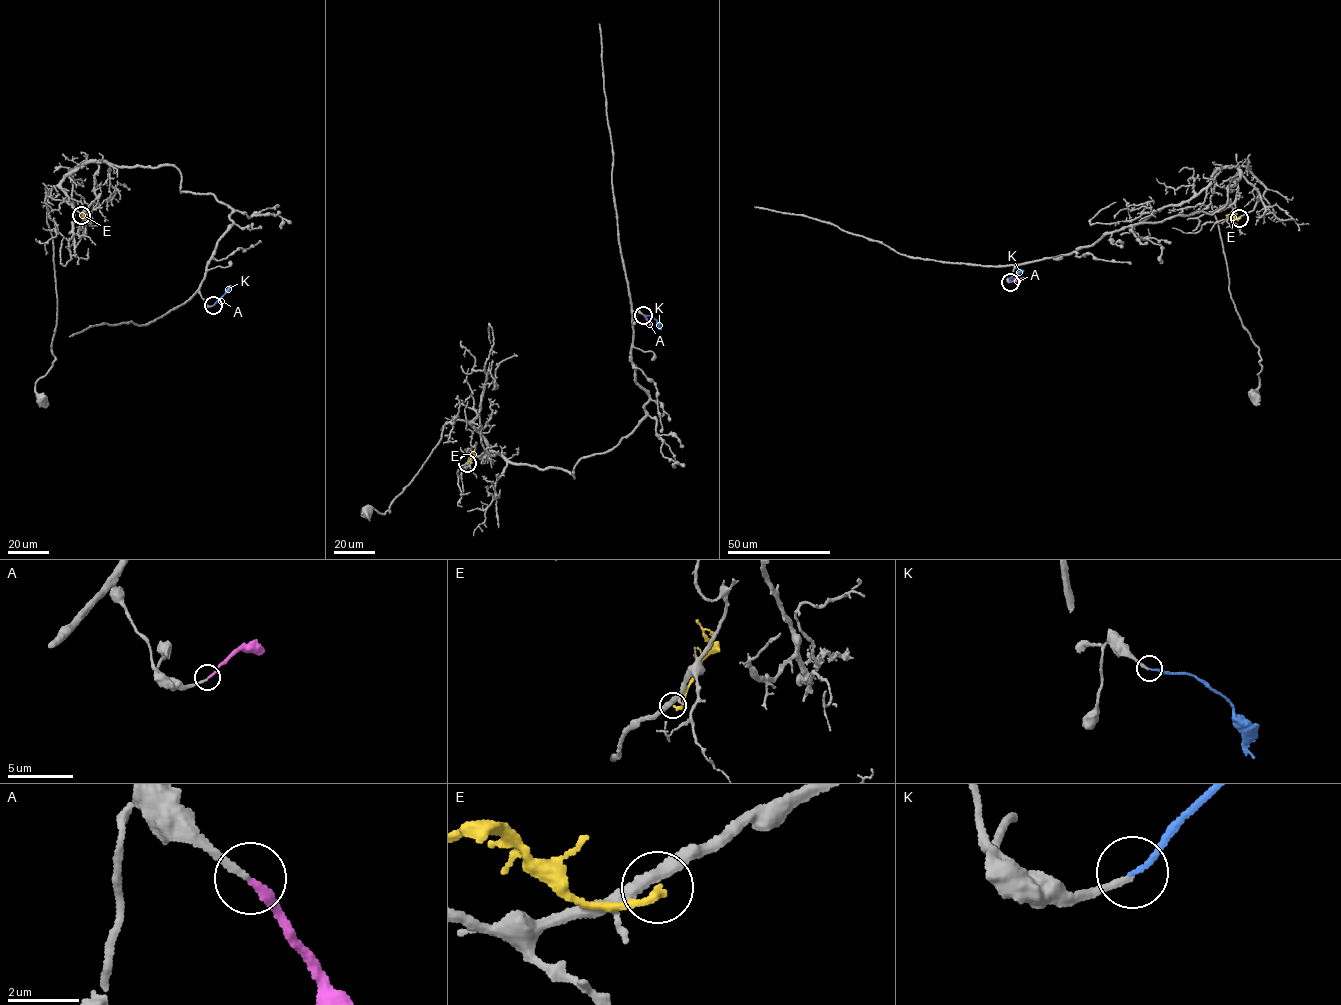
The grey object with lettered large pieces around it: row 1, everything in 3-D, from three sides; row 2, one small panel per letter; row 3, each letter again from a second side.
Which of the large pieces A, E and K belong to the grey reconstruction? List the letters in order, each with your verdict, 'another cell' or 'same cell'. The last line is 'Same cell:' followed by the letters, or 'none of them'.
A: same cell
E: another cell
K: another cell
Same cell: A

